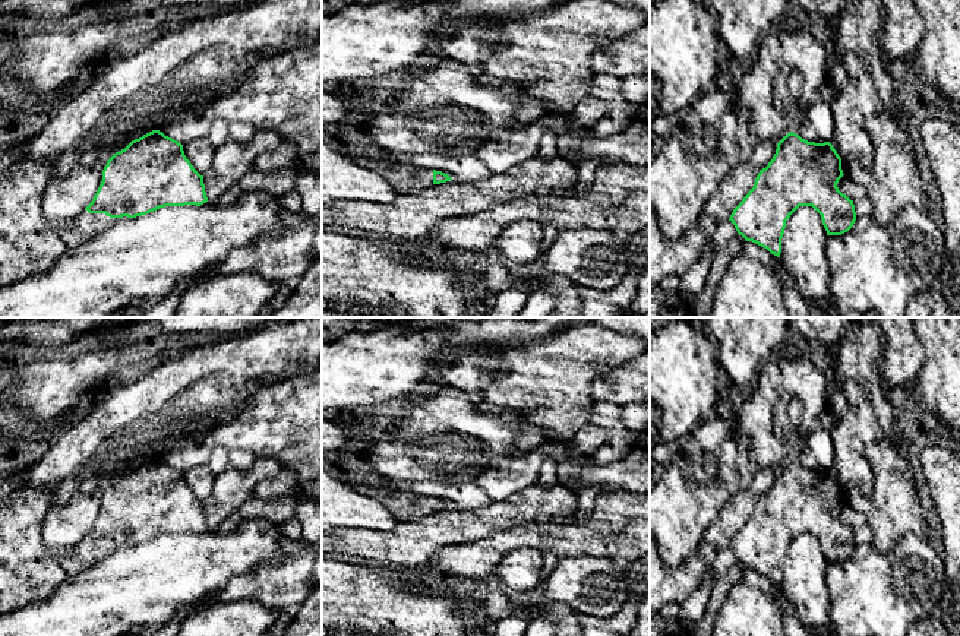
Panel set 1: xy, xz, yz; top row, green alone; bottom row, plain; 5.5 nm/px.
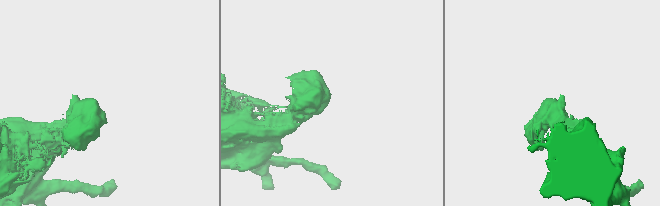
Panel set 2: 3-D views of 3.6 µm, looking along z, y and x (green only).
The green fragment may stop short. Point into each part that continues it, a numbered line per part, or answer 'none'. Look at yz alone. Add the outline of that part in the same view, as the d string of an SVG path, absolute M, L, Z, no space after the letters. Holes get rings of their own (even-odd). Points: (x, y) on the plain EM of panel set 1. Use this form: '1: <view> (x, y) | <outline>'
none

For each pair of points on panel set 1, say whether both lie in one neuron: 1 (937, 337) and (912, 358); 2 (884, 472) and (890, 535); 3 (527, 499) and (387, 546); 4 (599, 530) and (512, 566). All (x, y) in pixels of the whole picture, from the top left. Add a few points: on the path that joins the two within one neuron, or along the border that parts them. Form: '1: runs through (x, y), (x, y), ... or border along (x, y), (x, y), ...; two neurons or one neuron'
1: border along (913, 332), (924, 350), (924, 366), (916, 379); two neurons
2: runs through (890, 489), (890, 519); one neuron
3: runs through (492, 518), (476, 525), (441, 528), (422, 540); one neuron
4: border along (542, 551), (536, 549), (514, 549), (507, 553); two neurons

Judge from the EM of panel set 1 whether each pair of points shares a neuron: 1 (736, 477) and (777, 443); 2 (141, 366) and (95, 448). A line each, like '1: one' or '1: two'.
1: two
2: two

